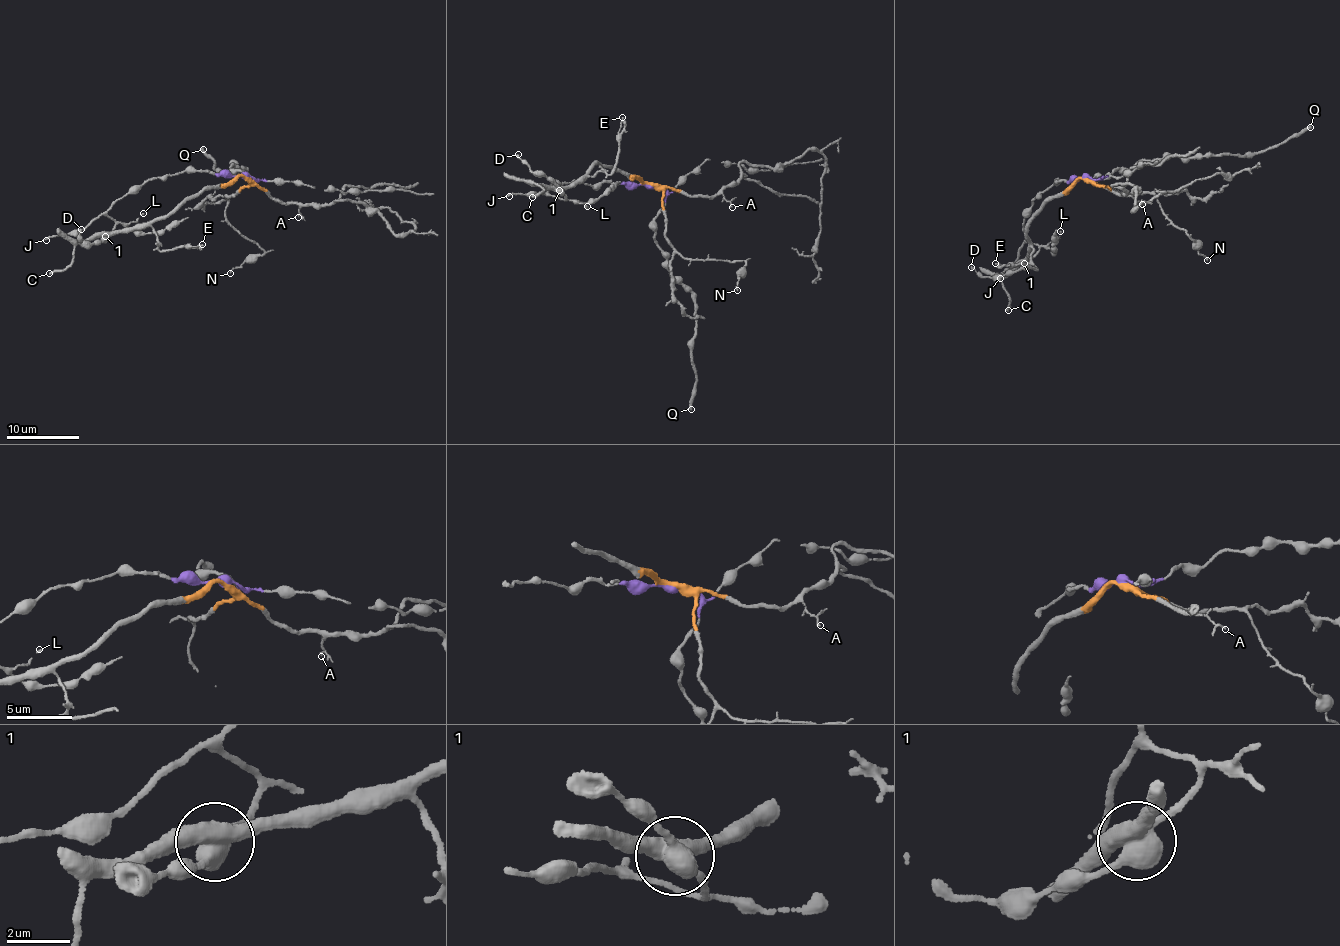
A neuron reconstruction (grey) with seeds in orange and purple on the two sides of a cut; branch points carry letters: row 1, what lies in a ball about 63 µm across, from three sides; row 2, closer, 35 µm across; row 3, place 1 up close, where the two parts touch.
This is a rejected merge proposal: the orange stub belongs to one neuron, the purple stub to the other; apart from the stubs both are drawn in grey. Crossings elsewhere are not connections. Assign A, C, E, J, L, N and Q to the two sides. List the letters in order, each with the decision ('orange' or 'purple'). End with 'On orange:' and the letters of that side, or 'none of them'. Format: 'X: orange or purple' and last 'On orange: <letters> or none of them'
A: orange
C: orange
E: orange
J: purple
L: purple
N: orange
Q: purple
On orange: A, C, E, N

